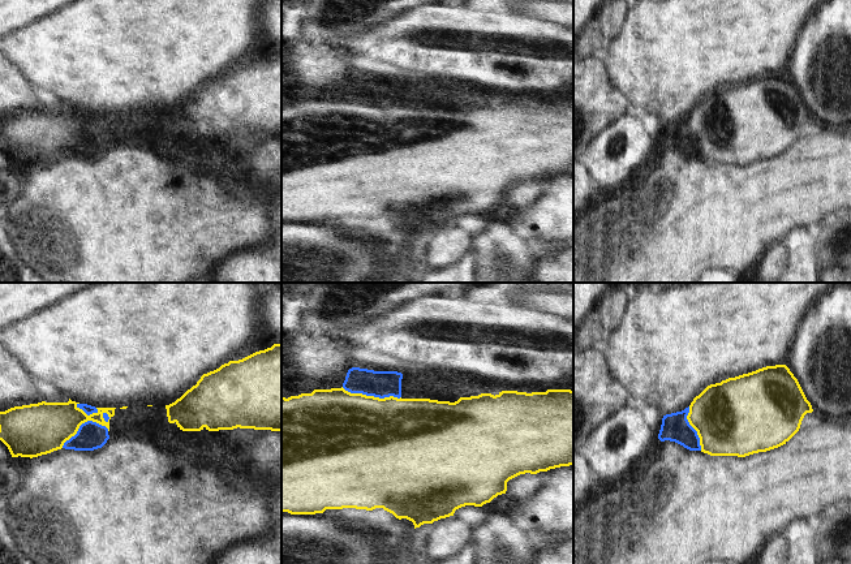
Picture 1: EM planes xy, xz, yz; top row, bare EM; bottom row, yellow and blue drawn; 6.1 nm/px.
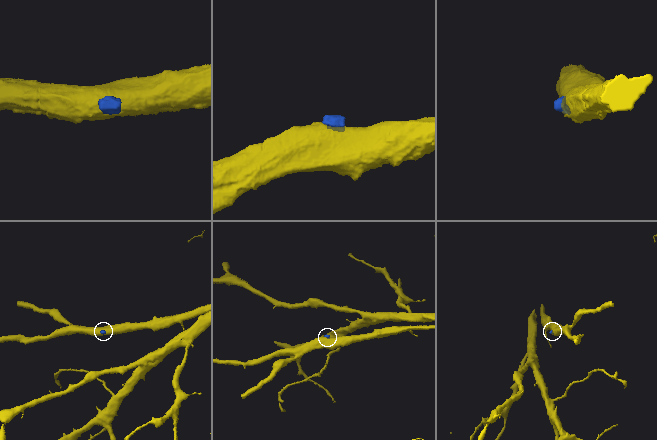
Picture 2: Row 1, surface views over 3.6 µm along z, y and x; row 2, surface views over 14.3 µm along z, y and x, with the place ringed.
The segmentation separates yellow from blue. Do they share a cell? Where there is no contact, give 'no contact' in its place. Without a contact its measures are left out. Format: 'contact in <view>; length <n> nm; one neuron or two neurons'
contact in xz; length 380 nm; one neuron

